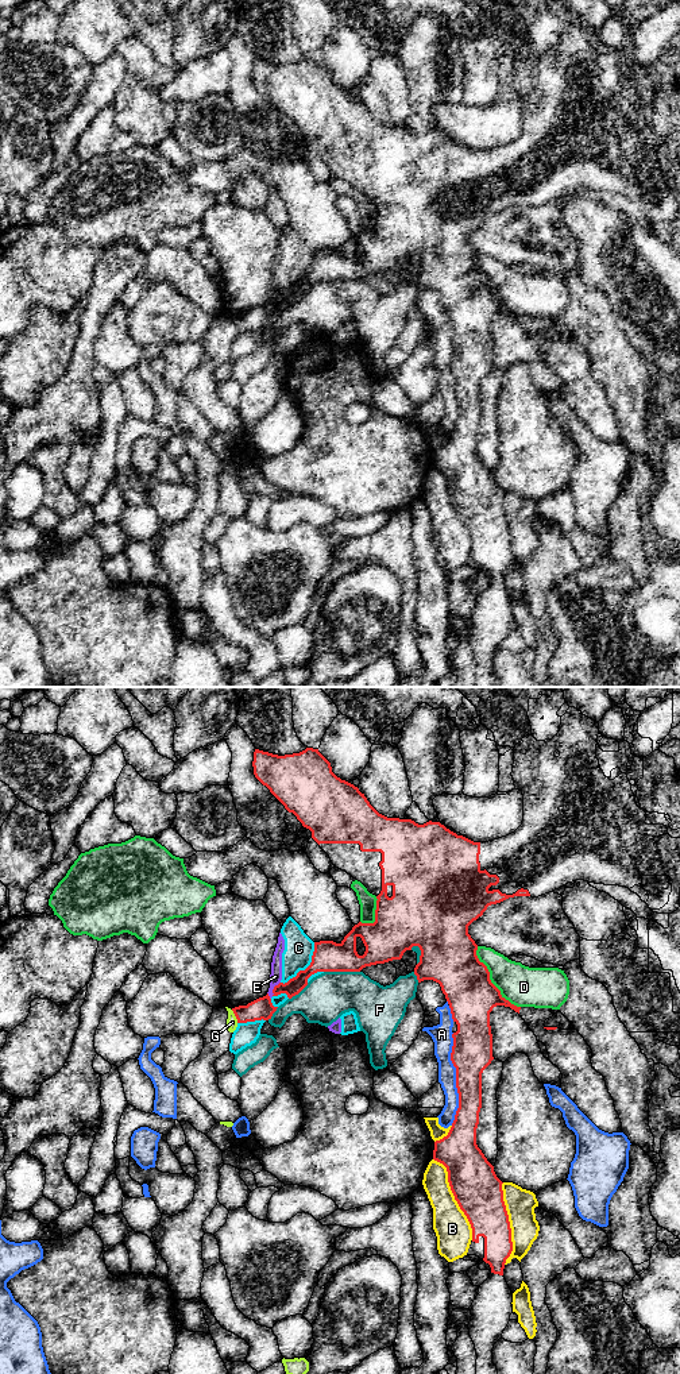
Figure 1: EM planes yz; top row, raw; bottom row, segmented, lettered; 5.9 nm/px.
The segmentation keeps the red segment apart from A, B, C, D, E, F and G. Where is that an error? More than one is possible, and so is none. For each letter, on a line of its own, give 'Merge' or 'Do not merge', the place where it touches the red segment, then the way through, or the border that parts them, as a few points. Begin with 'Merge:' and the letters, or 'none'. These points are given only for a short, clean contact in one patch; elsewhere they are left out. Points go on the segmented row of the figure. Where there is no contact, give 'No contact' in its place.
Merge: none
A: Do not merge. Touches red at yz (456, 1079)
B: Do not merge. Touches red at yz (455, 1197)
C: Do not merge. Touches red at yz (306, 968)
D: Do not merge. Touches red at yz (490, 980)
E: Do not merge. Touches red at yz (273, 991). Boundary: yz (279, 981), (274, 987), (270, 999)
F: Do not merge. Touches red at yz (342, 971)
G: Do not merge. Touches red at yz (235, 1015). Boundary: yz (231, 1010), (238, 1022)

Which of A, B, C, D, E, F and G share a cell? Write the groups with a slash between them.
A / B D / C E / F / G

